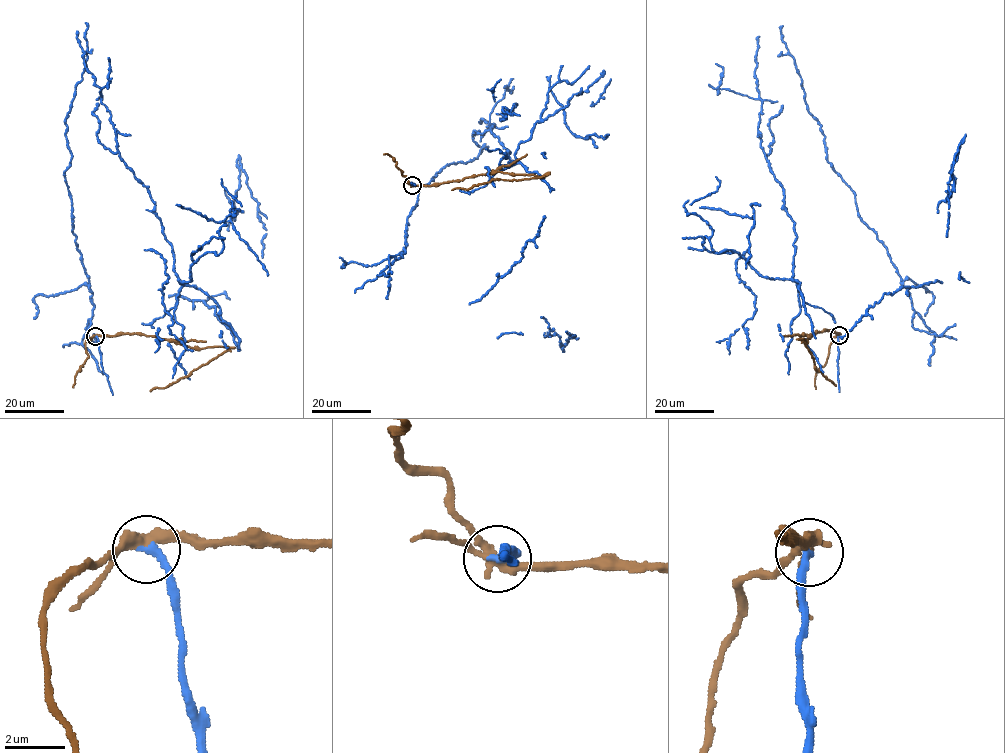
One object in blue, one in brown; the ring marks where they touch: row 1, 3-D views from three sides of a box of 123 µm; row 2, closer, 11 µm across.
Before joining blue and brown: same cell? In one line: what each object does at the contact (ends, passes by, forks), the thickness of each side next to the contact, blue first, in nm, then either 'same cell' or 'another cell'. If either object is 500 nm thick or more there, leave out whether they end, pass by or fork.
blue ends there; brown passes by; 280 nm thick on the blue side, 340 nm on the other; another cell

